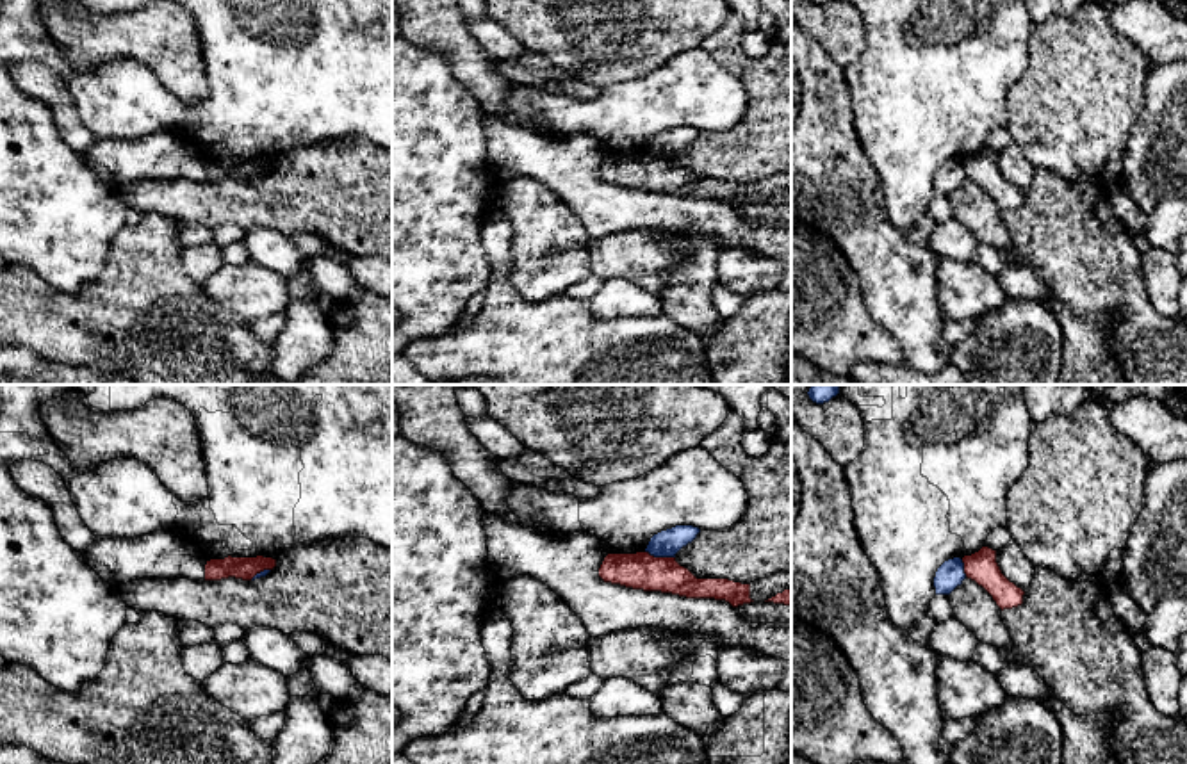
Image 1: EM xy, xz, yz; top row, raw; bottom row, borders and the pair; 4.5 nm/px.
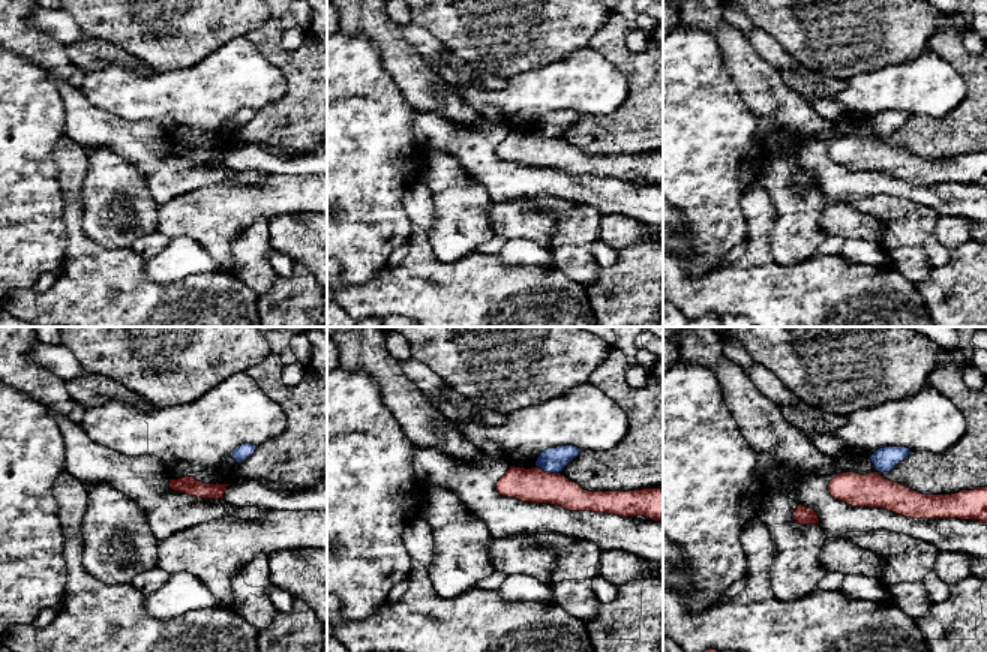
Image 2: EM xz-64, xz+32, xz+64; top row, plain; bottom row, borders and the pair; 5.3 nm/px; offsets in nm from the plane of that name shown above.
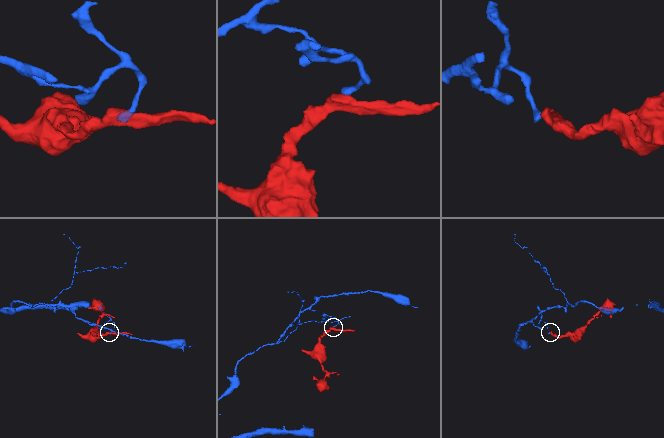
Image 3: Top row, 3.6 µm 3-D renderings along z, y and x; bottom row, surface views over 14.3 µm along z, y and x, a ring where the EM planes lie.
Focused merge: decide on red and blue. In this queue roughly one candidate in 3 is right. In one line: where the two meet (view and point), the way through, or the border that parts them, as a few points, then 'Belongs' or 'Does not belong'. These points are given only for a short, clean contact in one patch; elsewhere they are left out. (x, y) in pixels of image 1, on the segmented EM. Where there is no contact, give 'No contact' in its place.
Touches red at xz (660, 558). Boundary: xz (646, 551), (654, 556), (674, 558). Does not belong

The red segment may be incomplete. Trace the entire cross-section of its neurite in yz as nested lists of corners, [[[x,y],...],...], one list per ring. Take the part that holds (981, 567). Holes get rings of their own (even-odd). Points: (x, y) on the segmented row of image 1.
[[[982,547],[978,552],[964,556],[962,563],[966,577],[982,586],[1002,611],[1023,604],[1025,591],[1002,573],[996,550]]]

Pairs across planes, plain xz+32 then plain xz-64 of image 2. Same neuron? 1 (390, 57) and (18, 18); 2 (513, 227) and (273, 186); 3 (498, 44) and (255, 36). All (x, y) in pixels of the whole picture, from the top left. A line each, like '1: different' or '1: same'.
1: same
2: same
3: different

